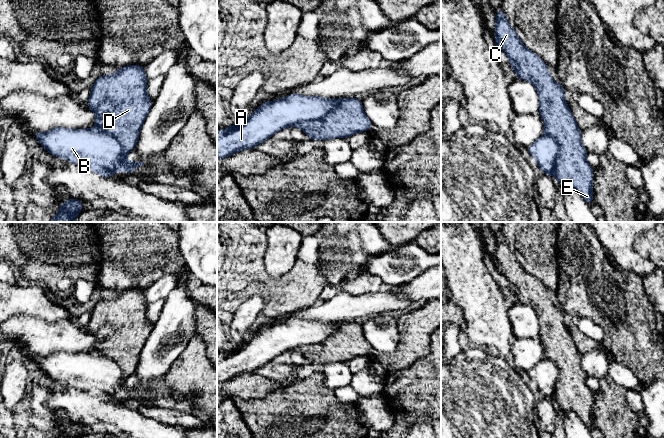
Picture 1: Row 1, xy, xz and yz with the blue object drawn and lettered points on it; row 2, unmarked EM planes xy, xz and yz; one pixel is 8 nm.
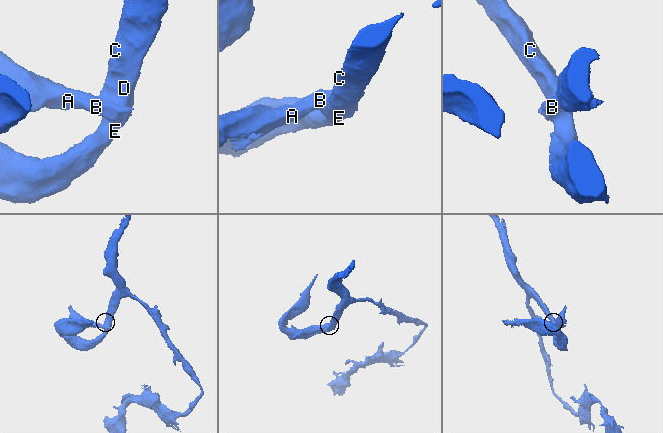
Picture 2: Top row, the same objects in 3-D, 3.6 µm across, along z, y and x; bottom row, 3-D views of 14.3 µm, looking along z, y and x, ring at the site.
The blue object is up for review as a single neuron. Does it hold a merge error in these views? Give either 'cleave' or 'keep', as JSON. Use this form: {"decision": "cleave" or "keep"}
{"decision": "cleave"}

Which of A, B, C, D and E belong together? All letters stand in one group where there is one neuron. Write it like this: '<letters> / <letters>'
A B / C D E

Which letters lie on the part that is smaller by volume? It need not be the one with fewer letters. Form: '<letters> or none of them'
A, B

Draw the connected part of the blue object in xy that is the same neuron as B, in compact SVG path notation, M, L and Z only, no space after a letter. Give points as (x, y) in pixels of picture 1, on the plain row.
M55 351L47 356L33 356L40 368L53 380L64 382L78 390L86 391L102 401L112 401L117 395L126 395L134 398L137 390L143 386L128 386L123 378L120 367L112 360L98 352L71 354L64 351Z

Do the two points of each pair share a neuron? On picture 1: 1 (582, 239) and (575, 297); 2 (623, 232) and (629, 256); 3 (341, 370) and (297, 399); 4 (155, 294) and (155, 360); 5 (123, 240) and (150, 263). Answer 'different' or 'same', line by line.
1: same
2: same
3: different
4: different
5: same

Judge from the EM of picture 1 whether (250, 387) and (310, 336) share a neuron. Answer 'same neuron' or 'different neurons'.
different neurons

